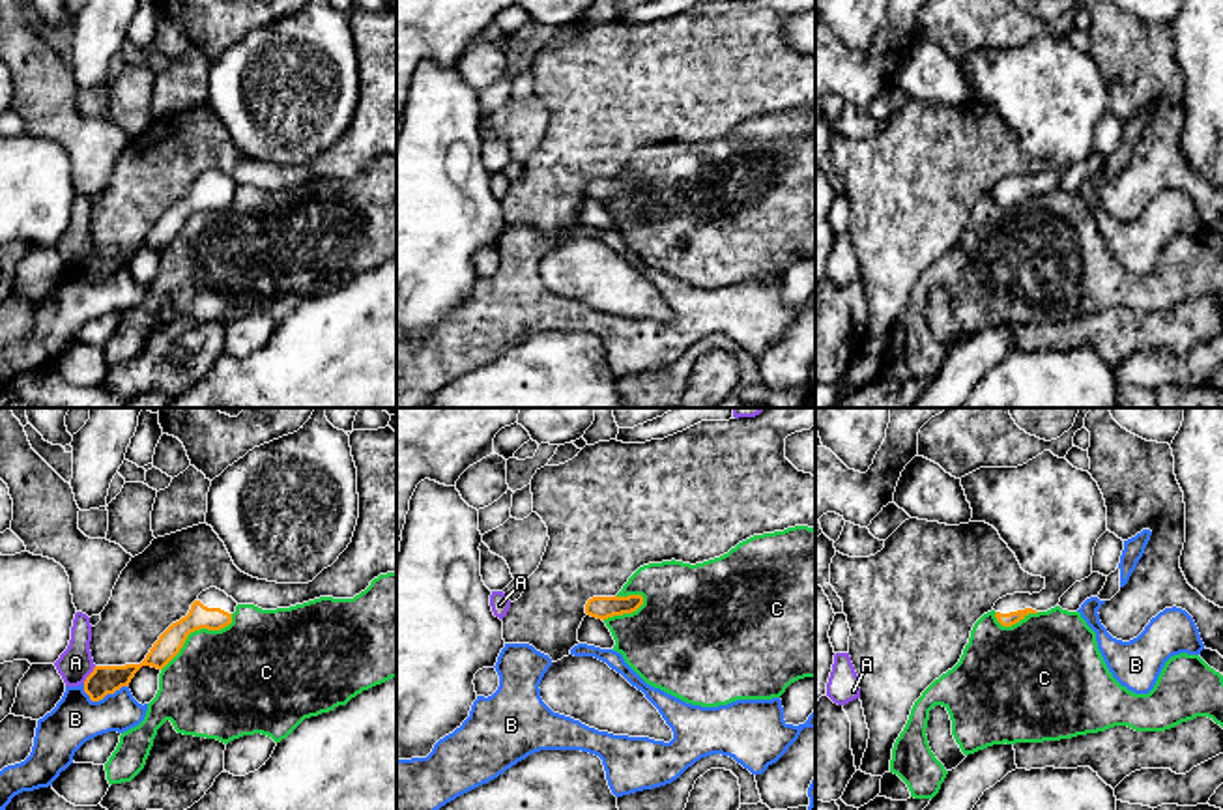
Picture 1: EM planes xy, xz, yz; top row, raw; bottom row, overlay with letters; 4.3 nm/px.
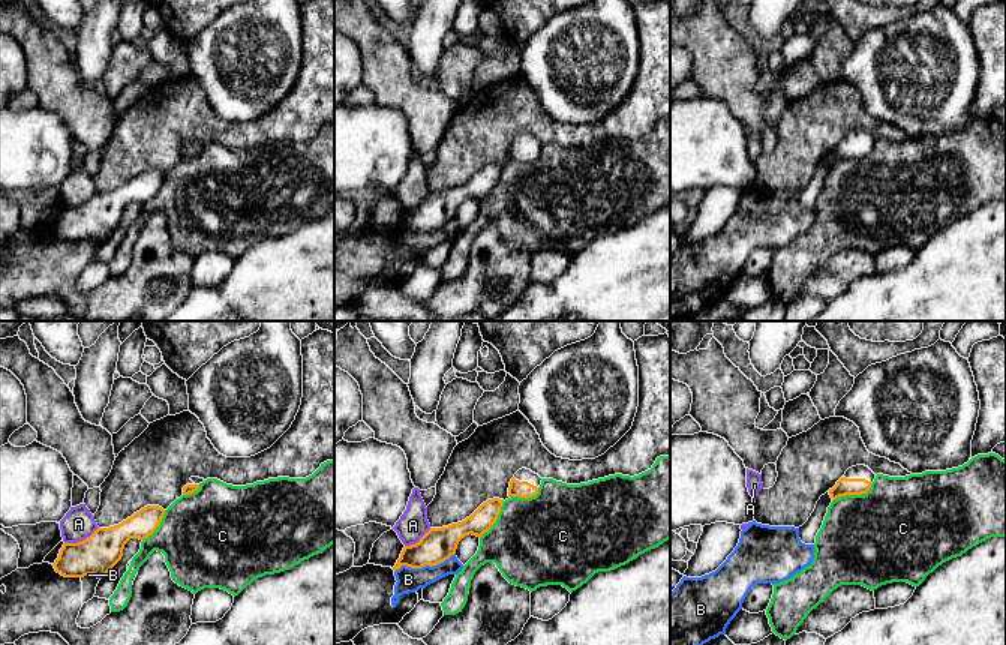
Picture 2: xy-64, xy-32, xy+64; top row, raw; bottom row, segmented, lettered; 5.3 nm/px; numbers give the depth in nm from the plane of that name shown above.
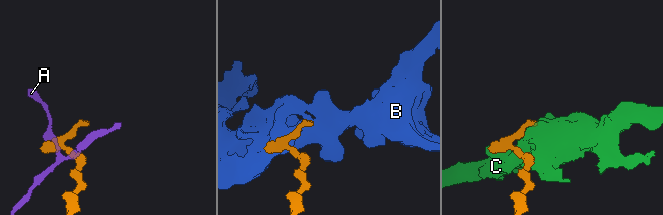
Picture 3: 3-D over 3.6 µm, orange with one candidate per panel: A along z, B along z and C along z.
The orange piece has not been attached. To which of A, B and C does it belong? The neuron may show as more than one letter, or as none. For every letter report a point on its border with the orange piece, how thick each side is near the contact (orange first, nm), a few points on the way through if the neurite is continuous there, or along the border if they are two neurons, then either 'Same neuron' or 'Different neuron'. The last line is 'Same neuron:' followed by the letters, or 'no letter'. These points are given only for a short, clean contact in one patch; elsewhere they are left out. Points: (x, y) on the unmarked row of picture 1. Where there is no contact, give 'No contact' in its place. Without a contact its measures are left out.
A: Touches orange at xy (90, 255). Thickness 130 nm (orange) against 150 nm. Different neuron
B: Touches orange at xy (105, 275). Thickness 130 nm (orange) against 200 nm. Boundary: xy (128, 266), (98, 281), (92, 281), (83, 272). Different neuron
C: Touches orange at xy (195, 210). Thickness 110 nm (orange) against 440 nm. Different neuron
Same neuron: no letter

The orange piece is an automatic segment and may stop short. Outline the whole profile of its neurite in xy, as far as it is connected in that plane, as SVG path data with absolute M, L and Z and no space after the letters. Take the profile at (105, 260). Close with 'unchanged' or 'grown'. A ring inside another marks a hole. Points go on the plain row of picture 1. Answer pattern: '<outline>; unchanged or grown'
M209 168L198 176L185 198L172 204L153 224L140 245L125 247L95 247L84 262L84 273L92 282L114 275L122 268L129 268L131 260L142 247L163 251L183 228L187 217L194 211L221 211L232 204L237 183L217 168Z; grown

